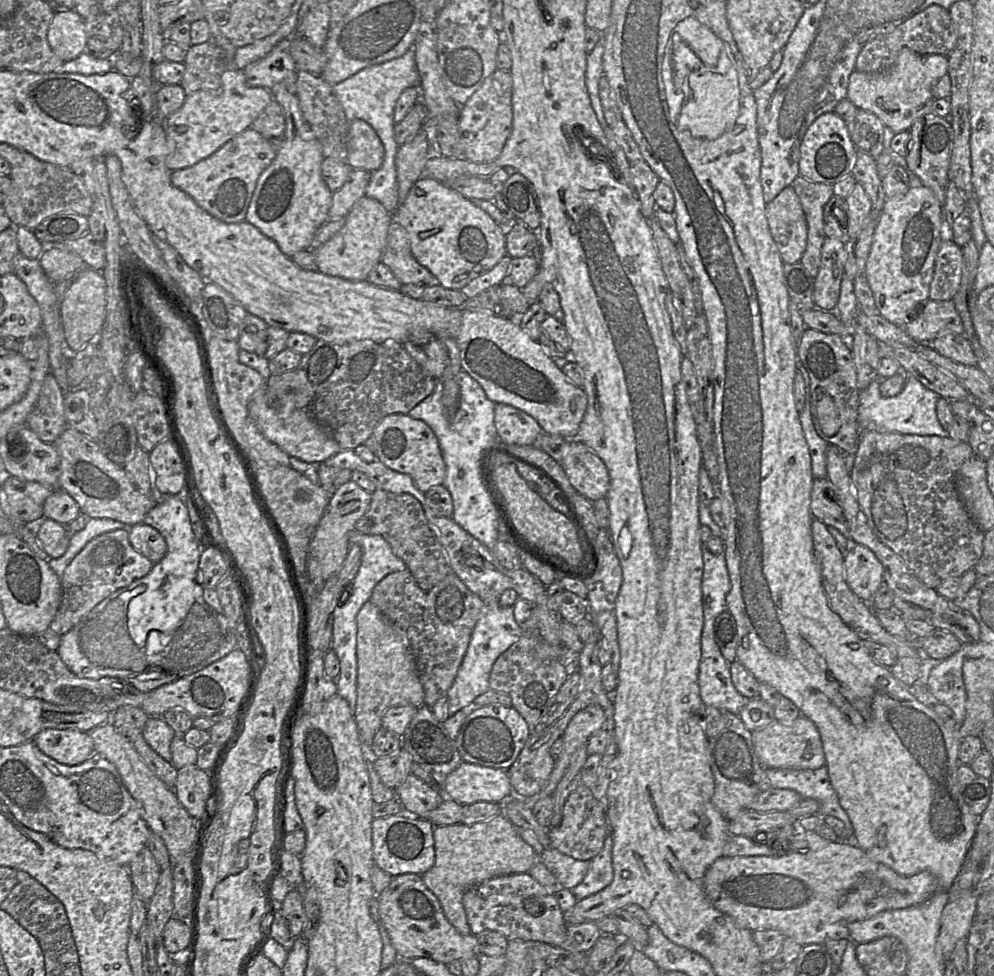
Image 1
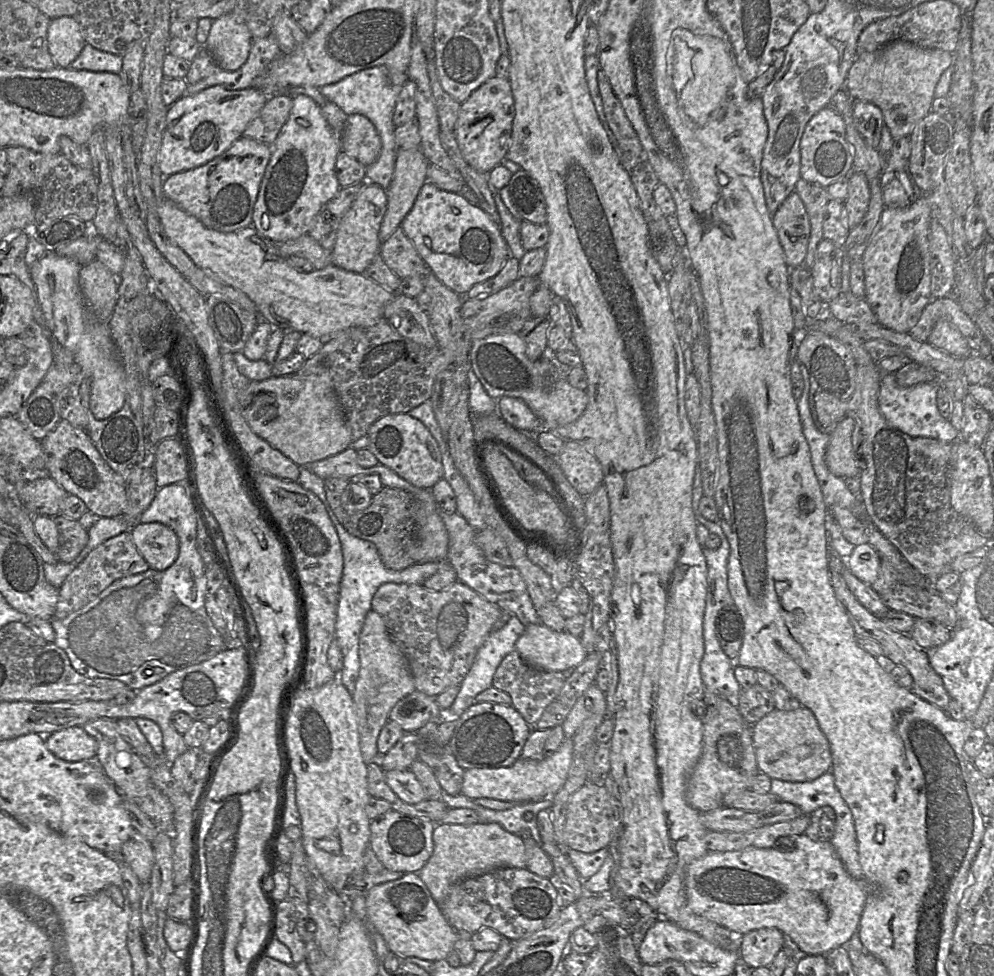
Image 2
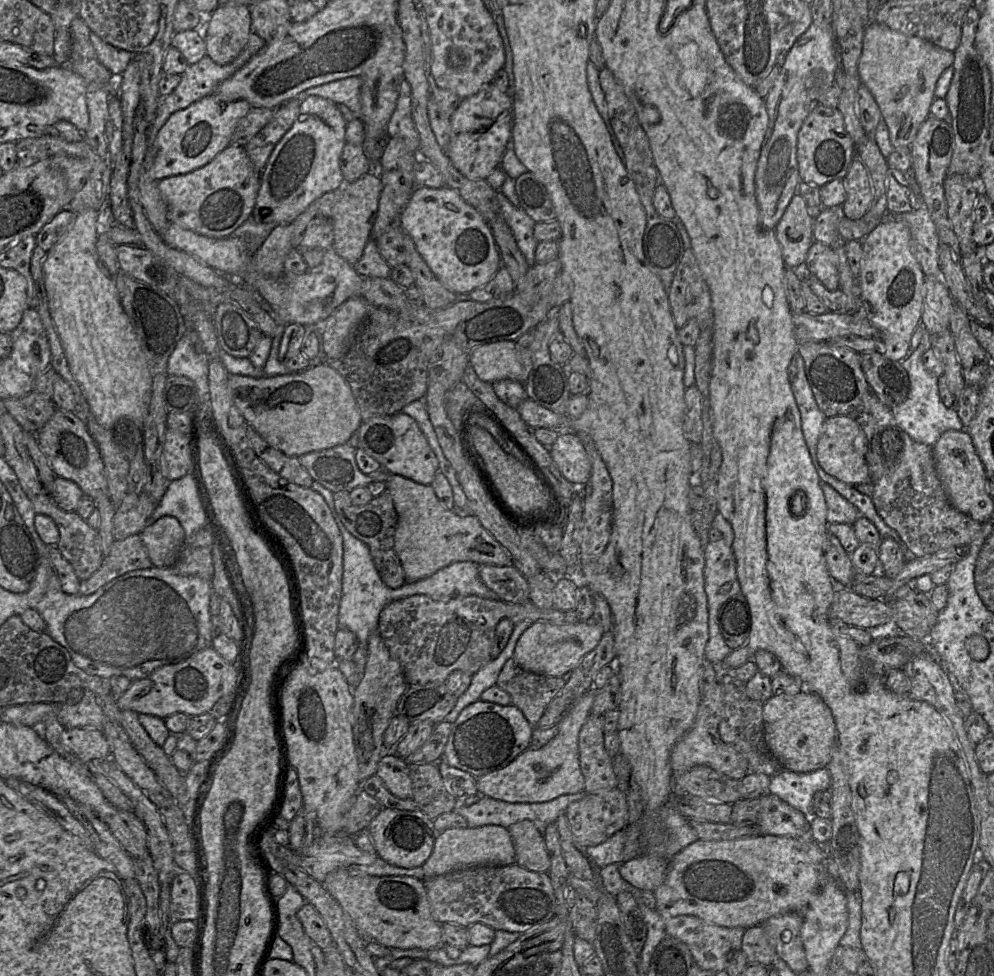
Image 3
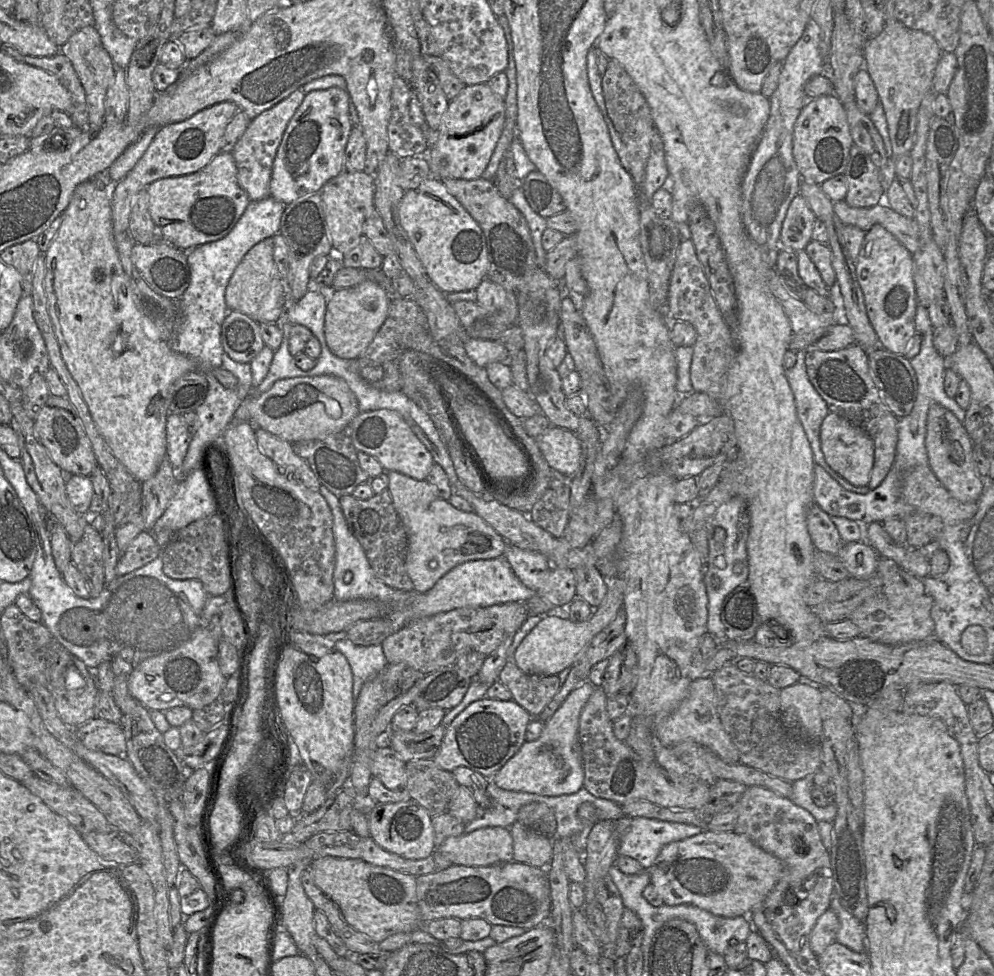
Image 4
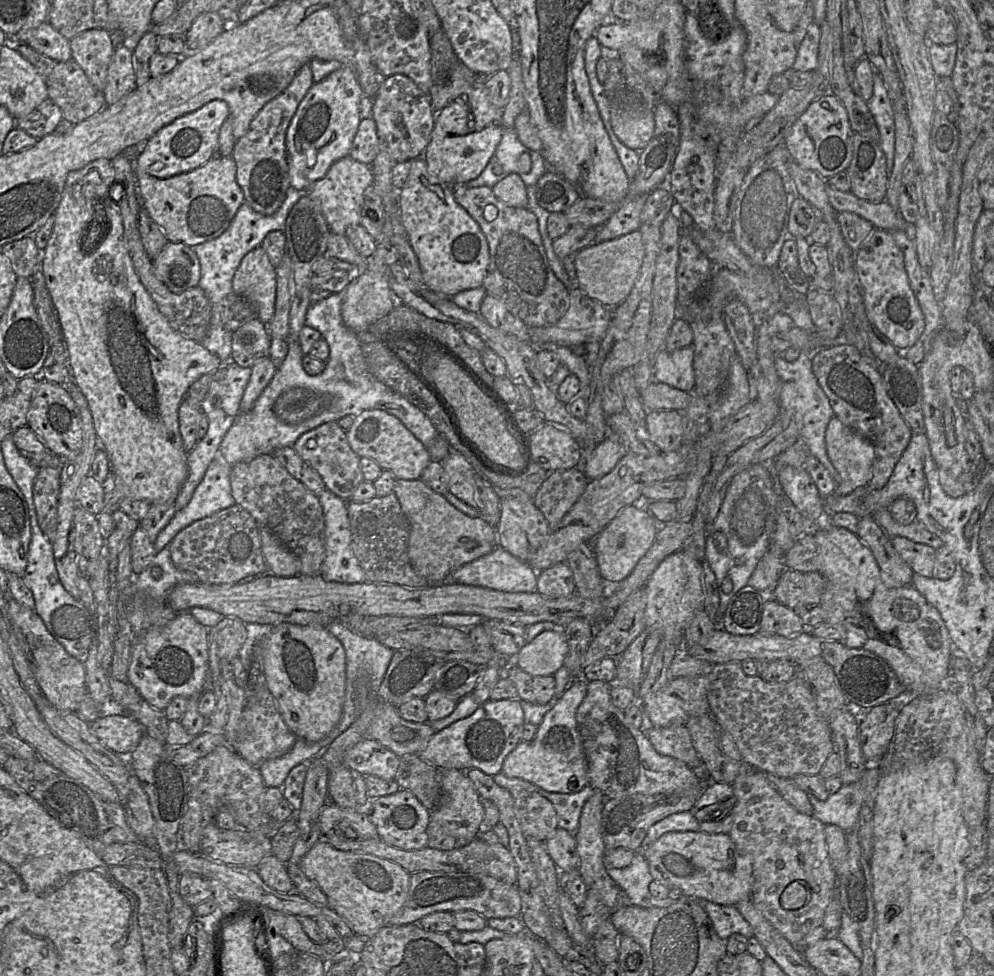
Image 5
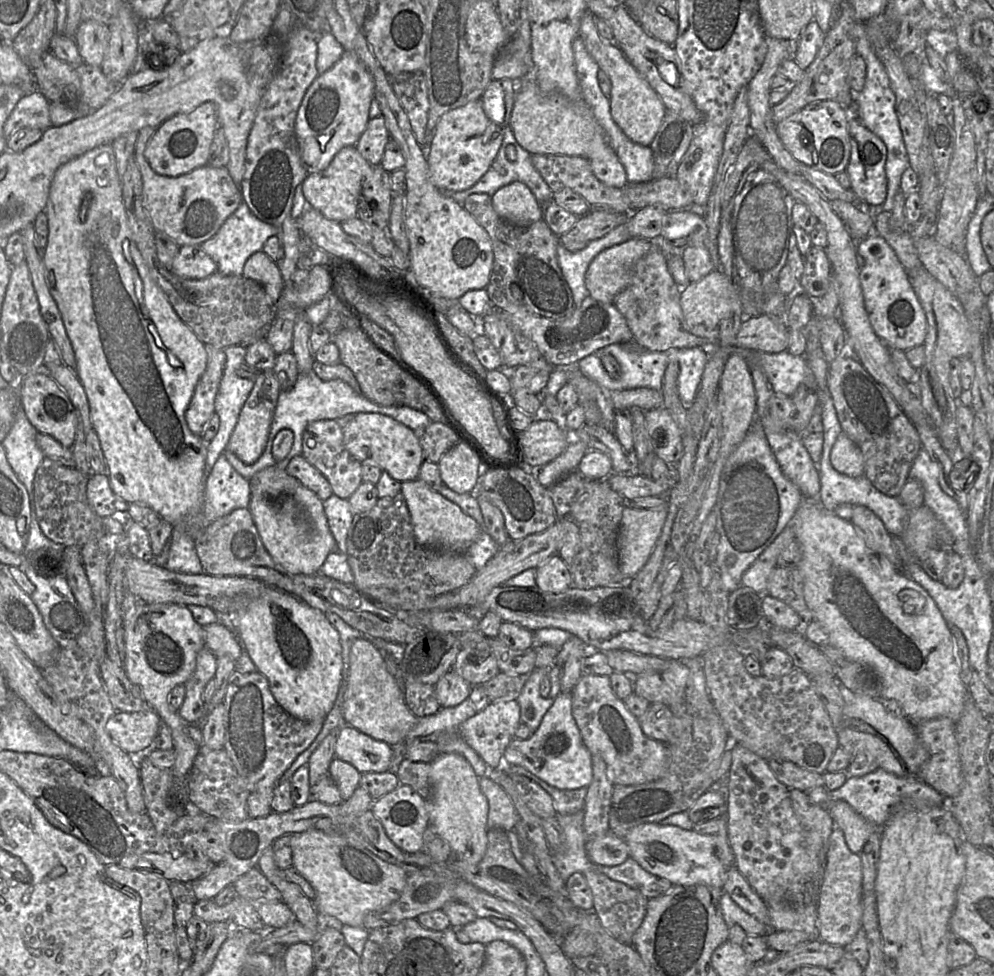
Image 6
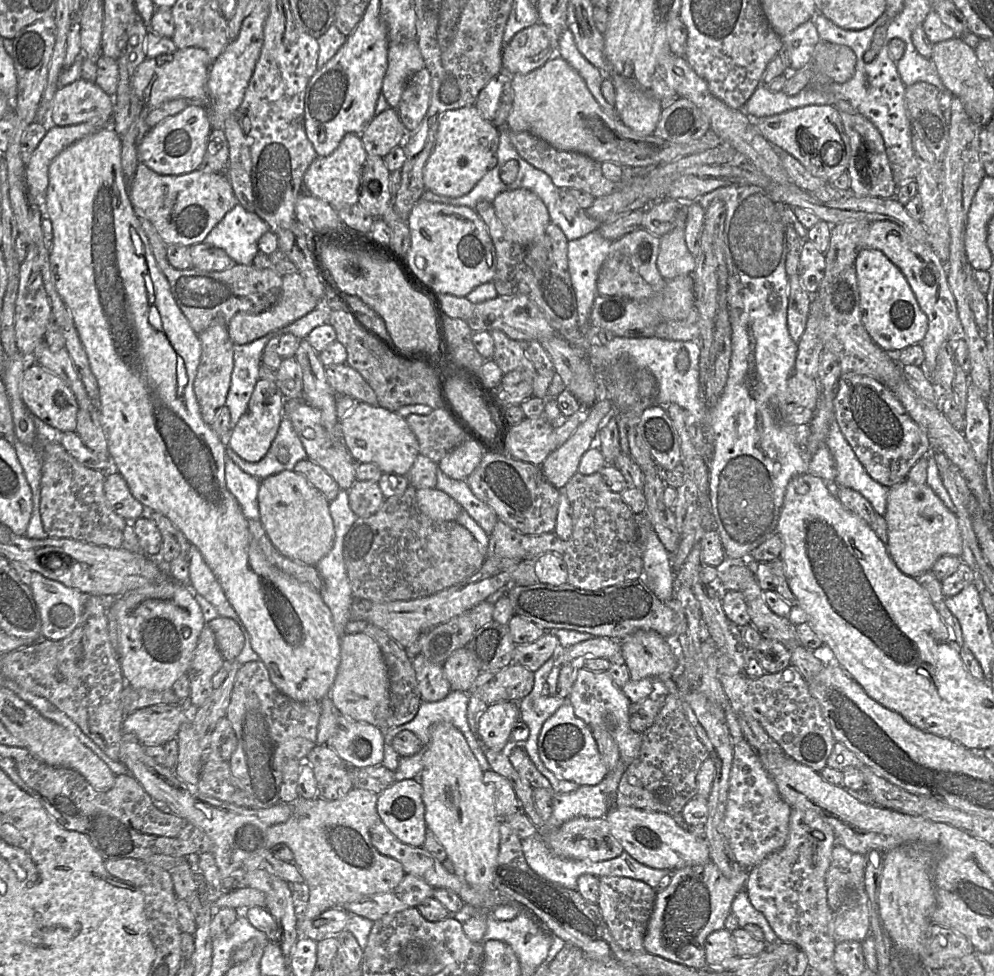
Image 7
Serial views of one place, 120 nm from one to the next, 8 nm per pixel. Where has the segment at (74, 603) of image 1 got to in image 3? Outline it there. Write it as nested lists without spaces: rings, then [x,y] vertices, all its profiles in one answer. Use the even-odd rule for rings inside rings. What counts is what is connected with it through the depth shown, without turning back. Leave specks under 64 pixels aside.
[[[139,534],[115,540],[109,554],[104,556],[100,568],[88,579],[80,581],[78,594],[93,594],[111,580],[127,572],[148,569],[152,566]]]

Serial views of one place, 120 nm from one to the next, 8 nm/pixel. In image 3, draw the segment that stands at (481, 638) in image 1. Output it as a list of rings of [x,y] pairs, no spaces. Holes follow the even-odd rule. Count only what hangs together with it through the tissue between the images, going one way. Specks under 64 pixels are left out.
[[[523,620],[515,624],[513,632],[502,652],[495,659],[490,659],[479,668],[471,678],[468,688],[458,697],[453,709],[446,715],[444,721],[451,724],[457,719],[460,712],[469,704],[480,699],[481,694],[497,682],[499,673],[505,662],[513,657],[518,639],[522,633],[534,622]]]

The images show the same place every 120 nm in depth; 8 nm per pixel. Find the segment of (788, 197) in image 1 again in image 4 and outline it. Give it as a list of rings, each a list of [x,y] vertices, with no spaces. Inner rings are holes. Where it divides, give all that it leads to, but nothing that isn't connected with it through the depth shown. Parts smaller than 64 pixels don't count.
[[[799,193],[791,201],[780,232],[780,247],[793,252],[806,248],[812,240],[816,216]]]

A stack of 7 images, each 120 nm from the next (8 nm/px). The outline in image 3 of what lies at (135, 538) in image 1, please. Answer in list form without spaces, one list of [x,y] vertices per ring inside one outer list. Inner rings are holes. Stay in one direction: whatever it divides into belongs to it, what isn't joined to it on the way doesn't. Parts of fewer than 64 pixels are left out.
[[[163,516],[147,525],[139,535],[154,567],[174,566],[185,545],[184,529],[172,516]]]

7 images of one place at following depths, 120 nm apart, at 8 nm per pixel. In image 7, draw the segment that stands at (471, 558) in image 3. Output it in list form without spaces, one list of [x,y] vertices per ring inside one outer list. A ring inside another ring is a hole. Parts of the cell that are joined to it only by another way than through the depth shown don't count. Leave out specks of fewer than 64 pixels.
[[[436,488],[417,489],[420,510],[434,520],[456,521],[462,507],[449,495]]]

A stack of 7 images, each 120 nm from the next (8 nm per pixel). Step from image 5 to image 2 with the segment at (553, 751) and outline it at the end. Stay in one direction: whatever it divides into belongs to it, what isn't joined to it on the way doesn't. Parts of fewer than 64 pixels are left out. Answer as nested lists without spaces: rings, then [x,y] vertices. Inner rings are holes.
[[[565,738],[551,755],[537,761],[519,757],[511,766],[473,768],[464,771],[461,794],[472,799],[529,802],[552,798],[564,785],[573,757],[573,739]]]

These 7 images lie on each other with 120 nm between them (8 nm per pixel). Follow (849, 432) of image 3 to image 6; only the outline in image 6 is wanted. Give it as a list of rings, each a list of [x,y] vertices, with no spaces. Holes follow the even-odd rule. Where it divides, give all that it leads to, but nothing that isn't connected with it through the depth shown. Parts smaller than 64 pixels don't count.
[[[843,432],[840,433],[832,446],[830,461],[833,468],[841,474],[852,478],[865,475],[861,450]]]

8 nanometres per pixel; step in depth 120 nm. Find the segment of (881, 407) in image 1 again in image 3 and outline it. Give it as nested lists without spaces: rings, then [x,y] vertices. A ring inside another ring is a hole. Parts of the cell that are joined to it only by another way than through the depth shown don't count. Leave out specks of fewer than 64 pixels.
[[[926,332],[919,346],[909,352],[901,363],[908,373],[910,390],[907,399],[891,409],[892,415],[898,426],[913,440],[932,447],[941,434],[947,430],[964,430],[964,426],[954,407],[946,407],[940,400],[938,390],[938,377],[928,372],[923,364],[923,354],[931,348],[930,335]]]

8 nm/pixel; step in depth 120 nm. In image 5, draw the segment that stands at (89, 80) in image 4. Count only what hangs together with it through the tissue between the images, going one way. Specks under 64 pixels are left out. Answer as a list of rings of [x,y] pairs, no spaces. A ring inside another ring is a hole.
[[[89,29],[70,40],[72,59],[82,68],[90,82],[103,91],[108,68],[116,46],[104,29]]]

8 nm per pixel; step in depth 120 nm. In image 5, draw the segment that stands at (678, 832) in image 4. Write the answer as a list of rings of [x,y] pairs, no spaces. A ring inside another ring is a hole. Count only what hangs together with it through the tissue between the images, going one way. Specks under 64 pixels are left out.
[[[691,811],[671,814],[649,828],[639,849],[634,852],[643,855],[656,840],[667,832],[697,832],[699,831],[699,826],[700,822],[695,818]]]

